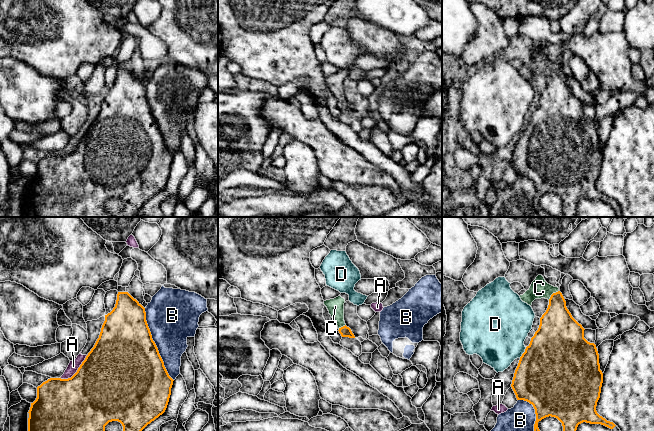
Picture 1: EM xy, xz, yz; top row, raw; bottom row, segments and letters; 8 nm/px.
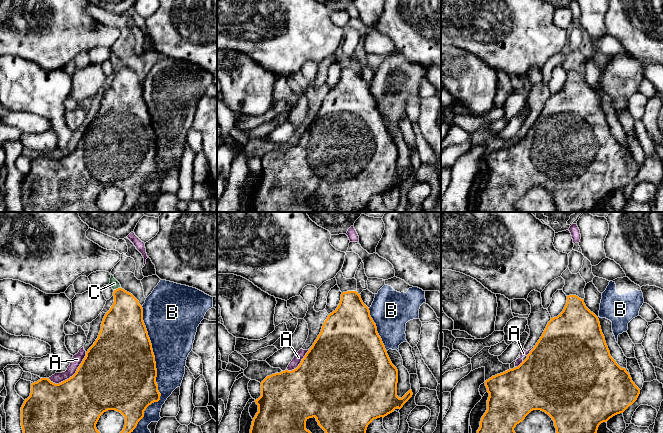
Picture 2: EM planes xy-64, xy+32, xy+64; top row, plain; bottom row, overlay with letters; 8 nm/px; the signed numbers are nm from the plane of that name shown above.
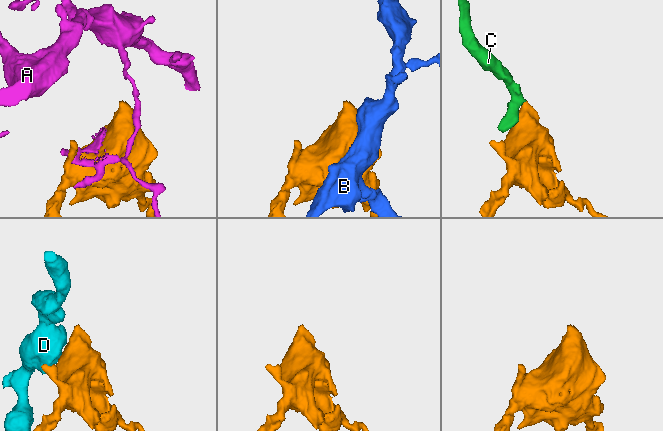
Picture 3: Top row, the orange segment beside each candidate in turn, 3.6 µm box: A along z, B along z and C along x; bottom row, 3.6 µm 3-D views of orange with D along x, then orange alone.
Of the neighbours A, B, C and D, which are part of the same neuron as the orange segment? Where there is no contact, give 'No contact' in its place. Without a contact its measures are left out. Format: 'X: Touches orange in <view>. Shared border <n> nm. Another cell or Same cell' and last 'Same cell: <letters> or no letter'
A: Touches orange in xy. Shared border 300 nm. Another cell
B: Touches orange in xy. Shared border 650 nm. Another cell
C: Touches orange in yz. Shared border 120 nm. Same cell
D: Touches orange in yz. Shared border 110 nm. Another cell
Same cell: C

